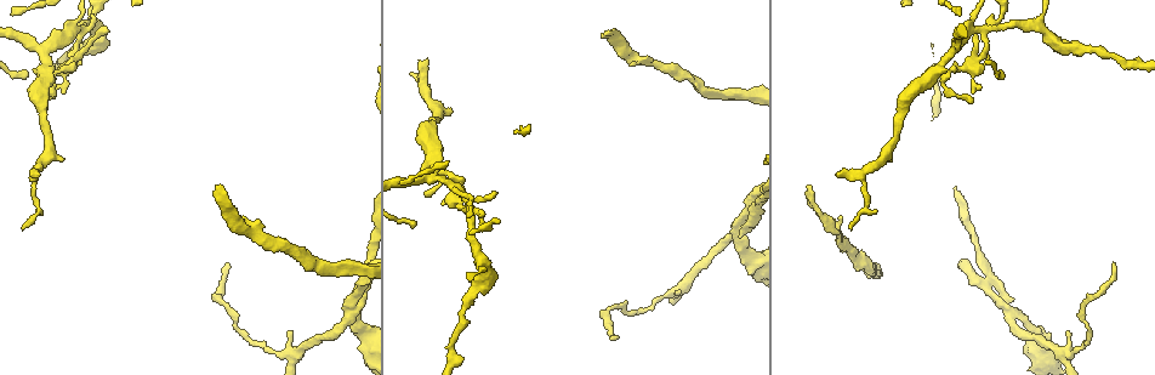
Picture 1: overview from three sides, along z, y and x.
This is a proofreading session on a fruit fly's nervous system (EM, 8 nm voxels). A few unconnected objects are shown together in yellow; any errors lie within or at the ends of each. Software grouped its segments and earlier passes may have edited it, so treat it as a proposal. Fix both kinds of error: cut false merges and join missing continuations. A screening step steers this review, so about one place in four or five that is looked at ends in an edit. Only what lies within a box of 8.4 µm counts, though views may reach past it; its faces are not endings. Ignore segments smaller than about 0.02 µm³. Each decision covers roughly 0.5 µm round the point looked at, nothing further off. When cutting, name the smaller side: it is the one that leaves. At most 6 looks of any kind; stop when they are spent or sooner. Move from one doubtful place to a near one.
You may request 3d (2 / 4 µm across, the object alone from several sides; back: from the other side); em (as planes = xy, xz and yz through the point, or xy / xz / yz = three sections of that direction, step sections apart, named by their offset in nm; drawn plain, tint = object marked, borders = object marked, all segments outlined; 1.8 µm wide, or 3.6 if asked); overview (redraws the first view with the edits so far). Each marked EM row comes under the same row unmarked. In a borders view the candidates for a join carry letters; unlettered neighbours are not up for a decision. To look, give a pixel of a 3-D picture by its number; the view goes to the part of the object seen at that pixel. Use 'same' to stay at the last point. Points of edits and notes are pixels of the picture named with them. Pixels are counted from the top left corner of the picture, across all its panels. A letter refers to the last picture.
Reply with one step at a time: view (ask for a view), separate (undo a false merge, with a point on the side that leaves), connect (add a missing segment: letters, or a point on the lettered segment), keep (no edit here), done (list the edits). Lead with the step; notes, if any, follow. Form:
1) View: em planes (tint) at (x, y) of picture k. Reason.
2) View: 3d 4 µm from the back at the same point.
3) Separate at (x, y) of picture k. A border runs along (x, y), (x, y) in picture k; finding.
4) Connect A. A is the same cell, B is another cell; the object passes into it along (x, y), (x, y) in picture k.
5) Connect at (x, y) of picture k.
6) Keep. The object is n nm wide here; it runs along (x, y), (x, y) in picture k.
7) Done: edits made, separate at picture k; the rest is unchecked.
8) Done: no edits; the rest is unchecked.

View: em planes (borders) at (83, 27) of picture 1.

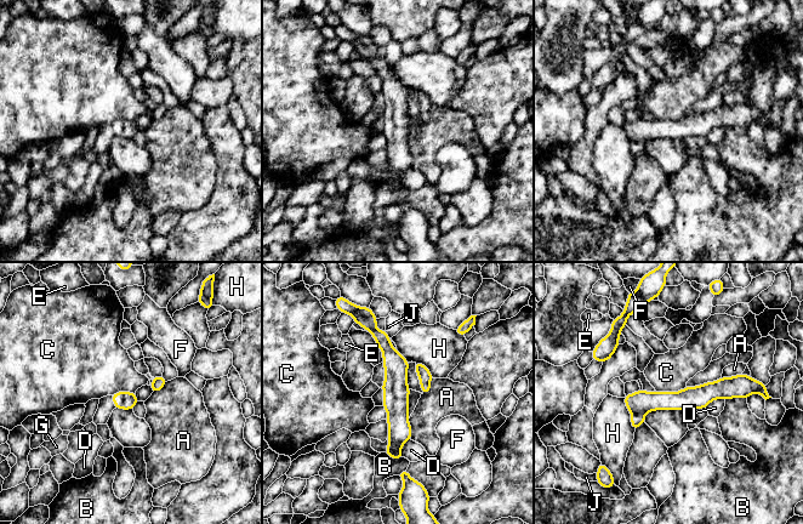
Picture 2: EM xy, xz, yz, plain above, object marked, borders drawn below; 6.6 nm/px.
Separate at (637, 419) of picture 2. A, B, C, D, E, F, G, H and J are other cells; a border runs along (645, 413), (632, 414) in picture 2; two neurons meet here.

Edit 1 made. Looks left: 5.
View: overview. See it whole again.

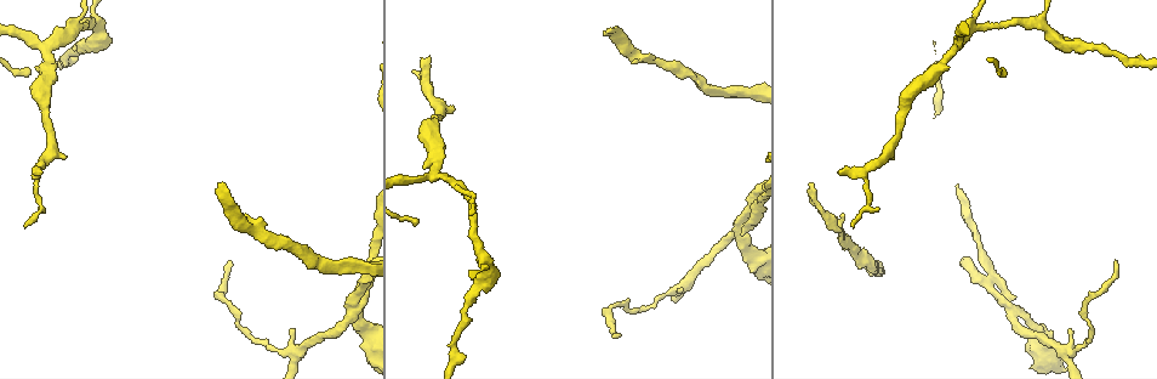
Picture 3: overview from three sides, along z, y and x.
View: em 3.6 µm planes (tint) at (470, 299) of picture 3. Thick turns thin.

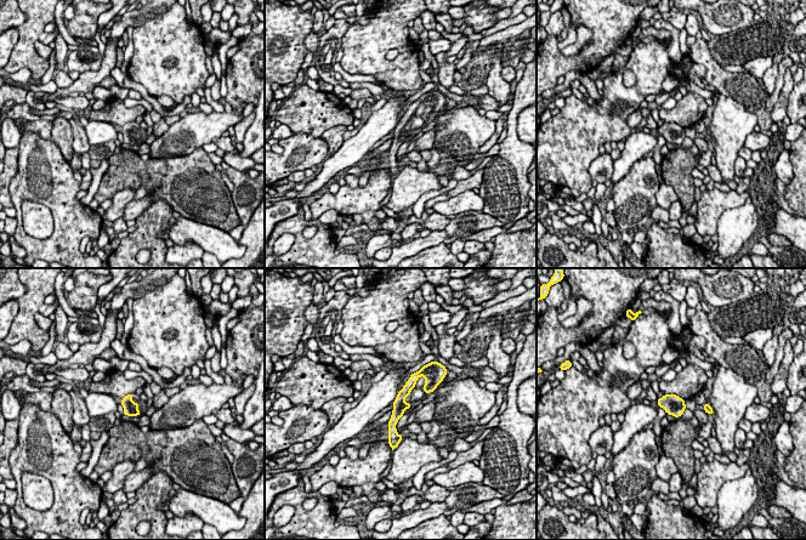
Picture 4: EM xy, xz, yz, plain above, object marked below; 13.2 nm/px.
View: em 3.6 µm planes (borders) at the same point. What lies round it.

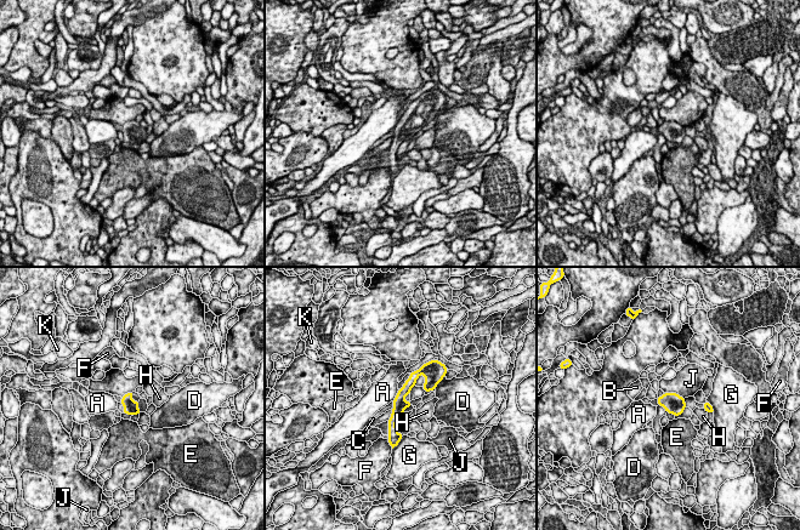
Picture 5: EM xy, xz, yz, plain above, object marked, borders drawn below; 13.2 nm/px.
Keep. The longest contact is with J, 280 nm; A, B, C, D, E, F, G, H, J and K are other cells; it runs along (416, 374), (401, 395), (393, 437) in picture 5; all the same neuron.

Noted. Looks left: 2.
View: em xy step 4 (tint) at (839, 174) of picture 3. An open end.

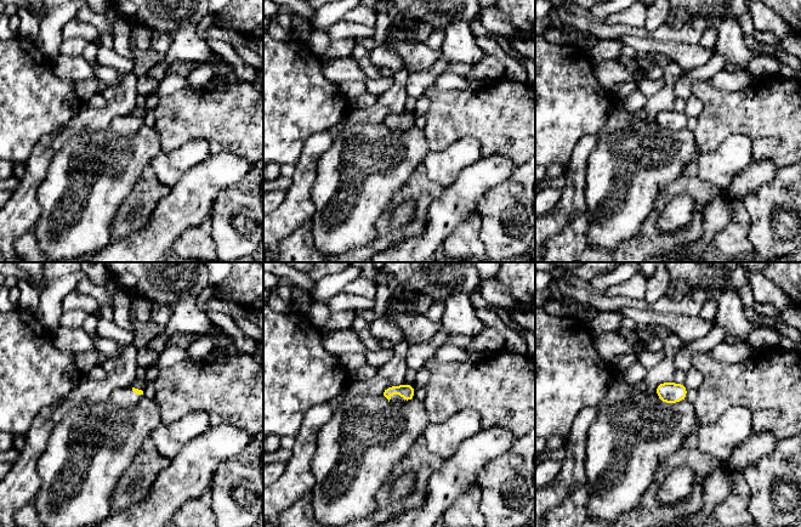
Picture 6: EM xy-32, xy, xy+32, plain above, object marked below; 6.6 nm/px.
View: em planes (borders) at the same point. Cut it another way.

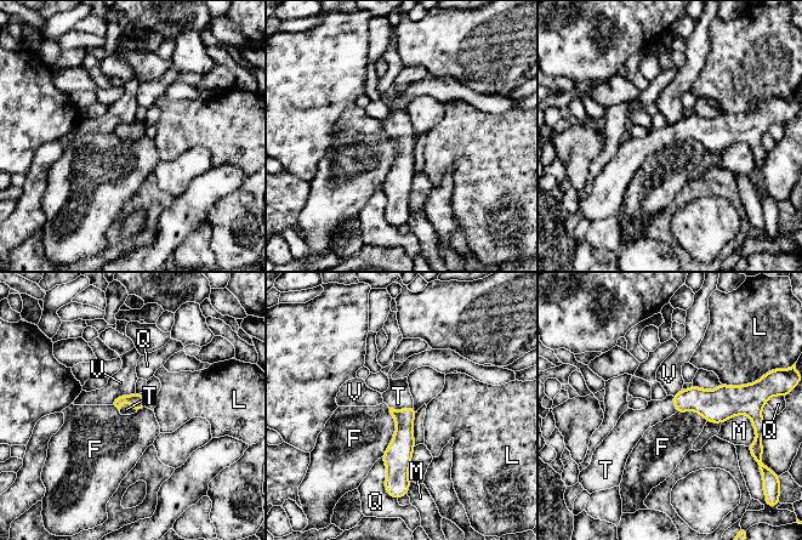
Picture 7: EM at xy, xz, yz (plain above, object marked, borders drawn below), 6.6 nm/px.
Connect T. The longest contact is with F, 340 nm; T is the same cell, F, L, M, Q and V are other cells; the object passes into it along (137, 401), (129, 402), (126, 409) in picture 7; the neuron continues.

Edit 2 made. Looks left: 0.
Done: edits made, separate at picture 2, connect at picture 7; the rest is unchecked.

